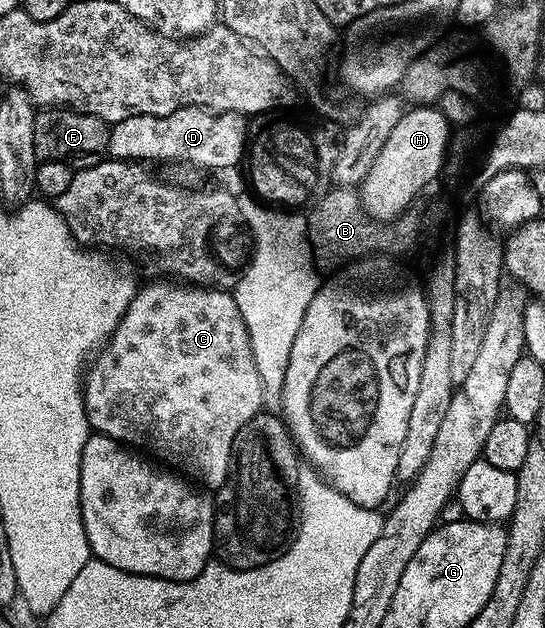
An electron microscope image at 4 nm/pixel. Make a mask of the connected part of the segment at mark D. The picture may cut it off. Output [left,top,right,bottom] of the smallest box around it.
[108,108,247,168]

